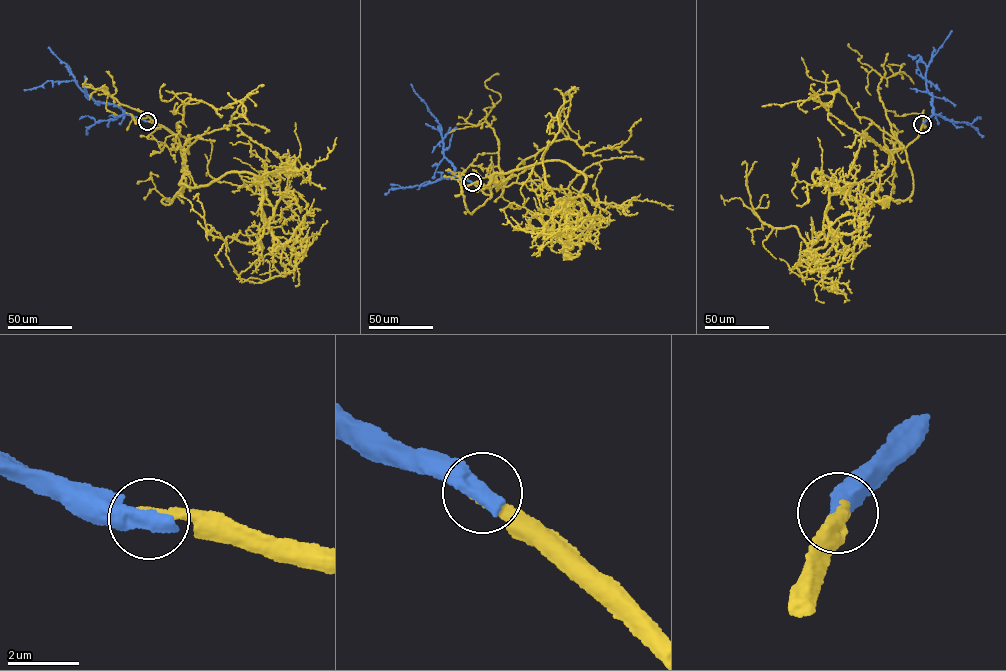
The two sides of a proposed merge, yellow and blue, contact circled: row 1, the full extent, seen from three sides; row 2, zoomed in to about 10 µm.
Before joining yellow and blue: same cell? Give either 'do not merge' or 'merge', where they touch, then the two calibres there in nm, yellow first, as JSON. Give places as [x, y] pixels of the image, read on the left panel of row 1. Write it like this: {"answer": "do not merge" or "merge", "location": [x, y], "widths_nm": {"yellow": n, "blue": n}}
{"answer": "merge", "location": [147, 121], "widths_nm": {"yellow": 320, "blue": 600}}

